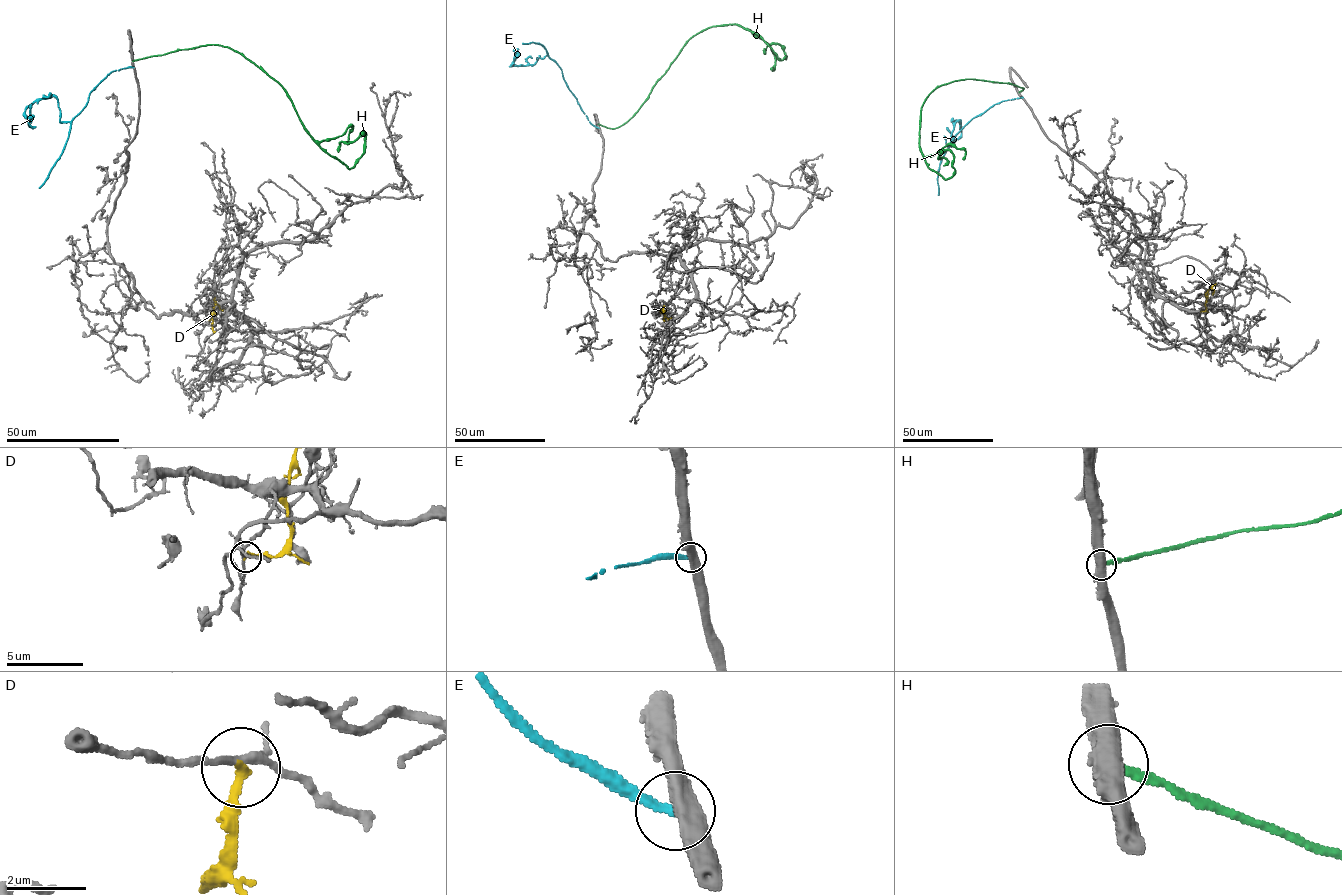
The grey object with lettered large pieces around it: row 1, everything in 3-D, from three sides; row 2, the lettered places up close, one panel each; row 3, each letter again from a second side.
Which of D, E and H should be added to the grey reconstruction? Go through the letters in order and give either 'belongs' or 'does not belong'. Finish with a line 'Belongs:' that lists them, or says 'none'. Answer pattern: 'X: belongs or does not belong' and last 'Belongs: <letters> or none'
D: does not belong
E: does not belong
H: does not belong
Belongs: none

